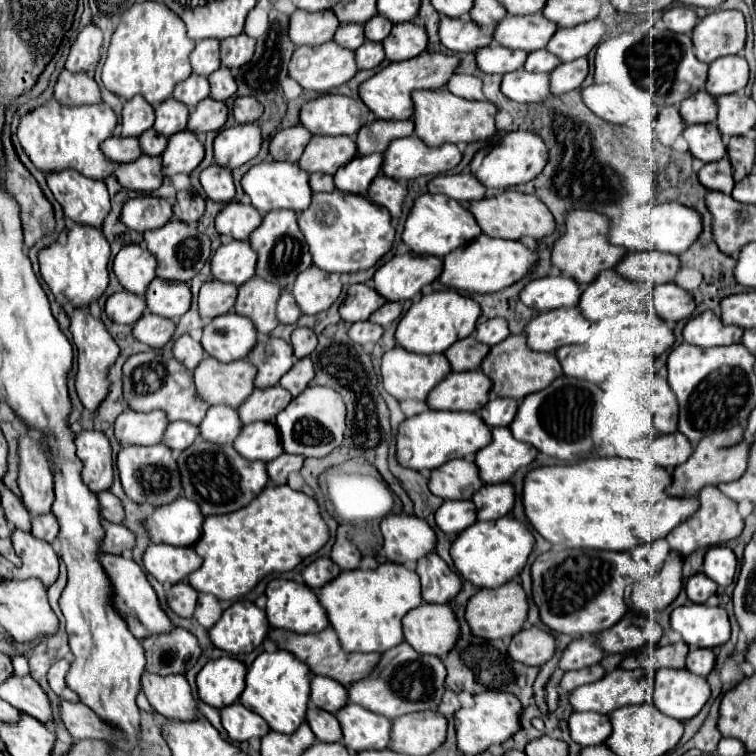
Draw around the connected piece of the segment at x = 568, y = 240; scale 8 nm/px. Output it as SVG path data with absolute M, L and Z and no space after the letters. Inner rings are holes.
M571 211L567 215L565 235L553 245L551 261L561 273L573 277L577 283L589 285L591 281L595 281L597 273L613 269L627 253L625 249L611 245L607 237L609 237L609 219L605 215L597 211Z

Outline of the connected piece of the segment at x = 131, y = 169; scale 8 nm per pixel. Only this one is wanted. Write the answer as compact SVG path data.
M141 155L137 161L121 165L117 181L131 191L143 191L143 193L155 191L163 181L161 157Z

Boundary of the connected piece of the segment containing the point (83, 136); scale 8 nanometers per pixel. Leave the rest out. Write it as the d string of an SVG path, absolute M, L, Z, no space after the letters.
M51 99L47 105L27 113L17 129L17 139L31 159L31 163L43 173L59 173L65 169L75 169L77 173L91 179L107 179L111 175L111 163L101 153L99 145L111 137L117 125L113 109L105 103L101 105L81 105L65 107Z

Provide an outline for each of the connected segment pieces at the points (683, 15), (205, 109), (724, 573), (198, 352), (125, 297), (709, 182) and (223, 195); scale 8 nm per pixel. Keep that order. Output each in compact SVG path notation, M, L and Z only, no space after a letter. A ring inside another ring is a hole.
M673 7L665 11L663 23L667 29L673 29L675 33L691 33L697 23L697 15L691 7Z
M207 97L191 111L187 129L195 131L195 133L219 131L225 125L227 115L229 115L229 109L223 101L215 101L215 99Z
M709 547L705 553L705 575L711 577L717 585L727 587L733 583L735 579L735 571L737 571L737 559L735 553L731 551L731 547Z
M181 335L181 337L175 341L175 345L173 345L173 355L175 355L175 359L181 361L189 371L193 371L193 369L201 363L205 351L203 351L203 347L201 347L199 341L191 339L189 335Z
M121 291L121 293L115 293L107 299L105 311L111 321L133 325L145 311L145 299L141 295Z
M721 159L721 161L713 161L713 163L705 163L703 169L699 171L699 181L713 191L721 191L721 193L731 193L733 191L733 169L729 165L729 159Z
M209 165L201 171L201 185L209 199L213 201L231 201L235 197L235 185L231 171L221 165Z

